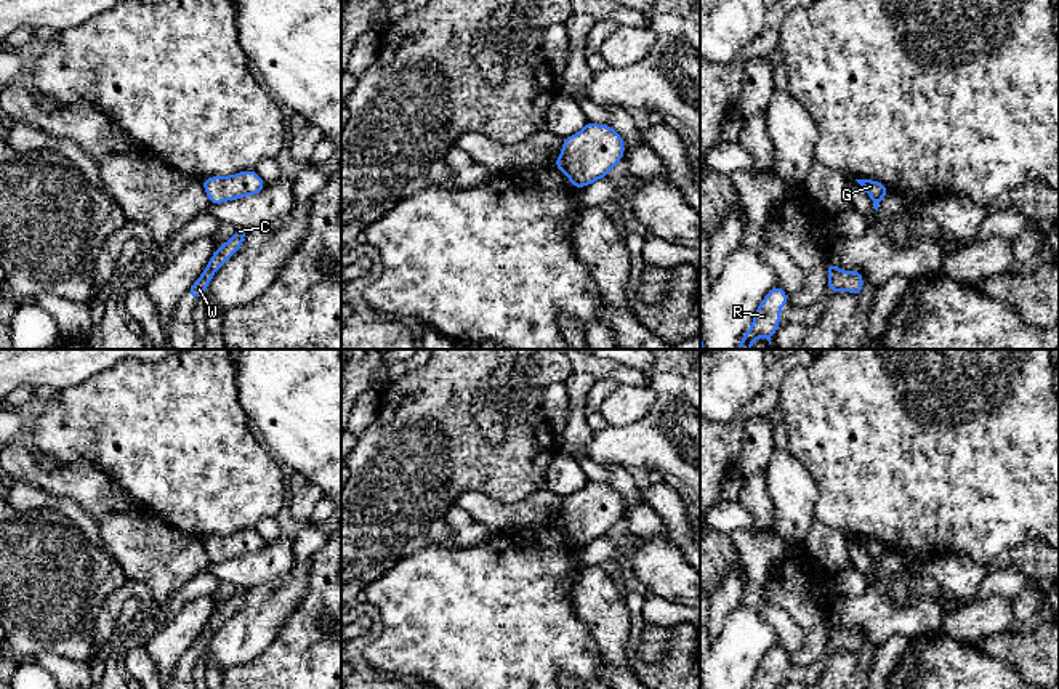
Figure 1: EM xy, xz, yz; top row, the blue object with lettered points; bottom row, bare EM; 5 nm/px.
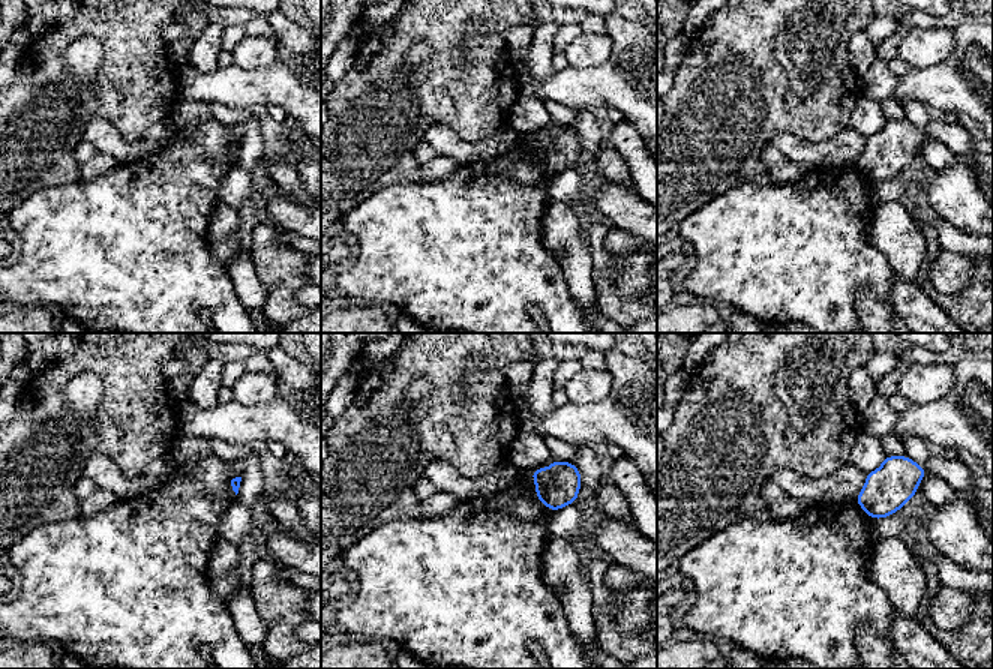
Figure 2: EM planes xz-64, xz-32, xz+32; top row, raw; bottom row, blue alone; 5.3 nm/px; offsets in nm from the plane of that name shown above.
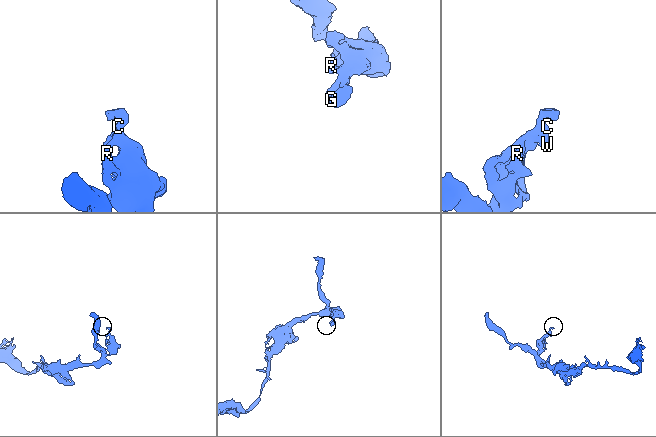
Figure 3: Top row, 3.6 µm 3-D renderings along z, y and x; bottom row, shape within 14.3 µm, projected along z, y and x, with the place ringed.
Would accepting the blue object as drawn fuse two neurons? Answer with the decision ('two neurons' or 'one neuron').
one neuron

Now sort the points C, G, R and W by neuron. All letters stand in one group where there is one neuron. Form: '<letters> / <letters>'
C G R W

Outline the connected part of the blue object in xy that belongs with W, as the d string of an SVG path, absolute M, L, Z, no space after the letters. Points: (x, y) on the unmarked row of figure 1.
M236 586L236 593L216 607L200 636L187 649L191 657L199 659L205 652L215 631L242 606L247 590L248 586Z

